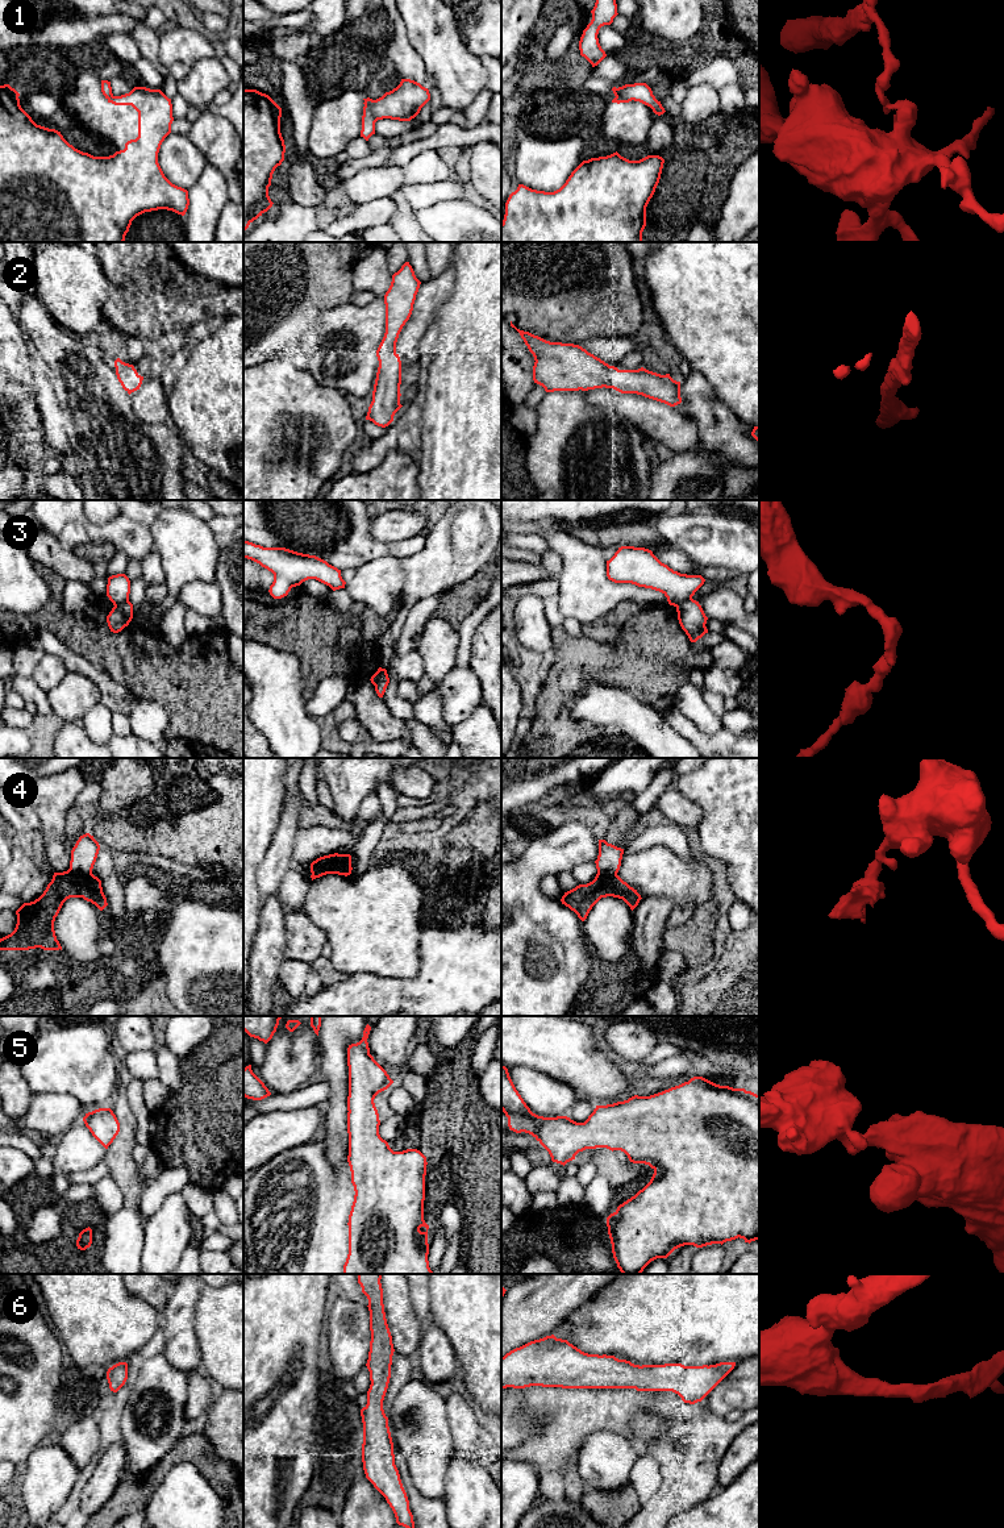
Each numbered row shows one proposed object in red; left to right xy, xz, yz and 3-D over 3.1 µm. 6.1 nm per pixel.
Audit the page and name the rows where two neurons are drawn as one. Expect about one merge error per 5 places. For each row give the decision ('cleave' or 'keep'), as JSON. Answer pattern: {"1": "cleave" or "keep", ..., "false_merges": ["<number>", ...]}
{"1": "cleave", "2": "keep", "3": "cleave", "4": "cleave", "5": "keep", "6": "keep", "false_merges": ["1", "3", "4"]}

